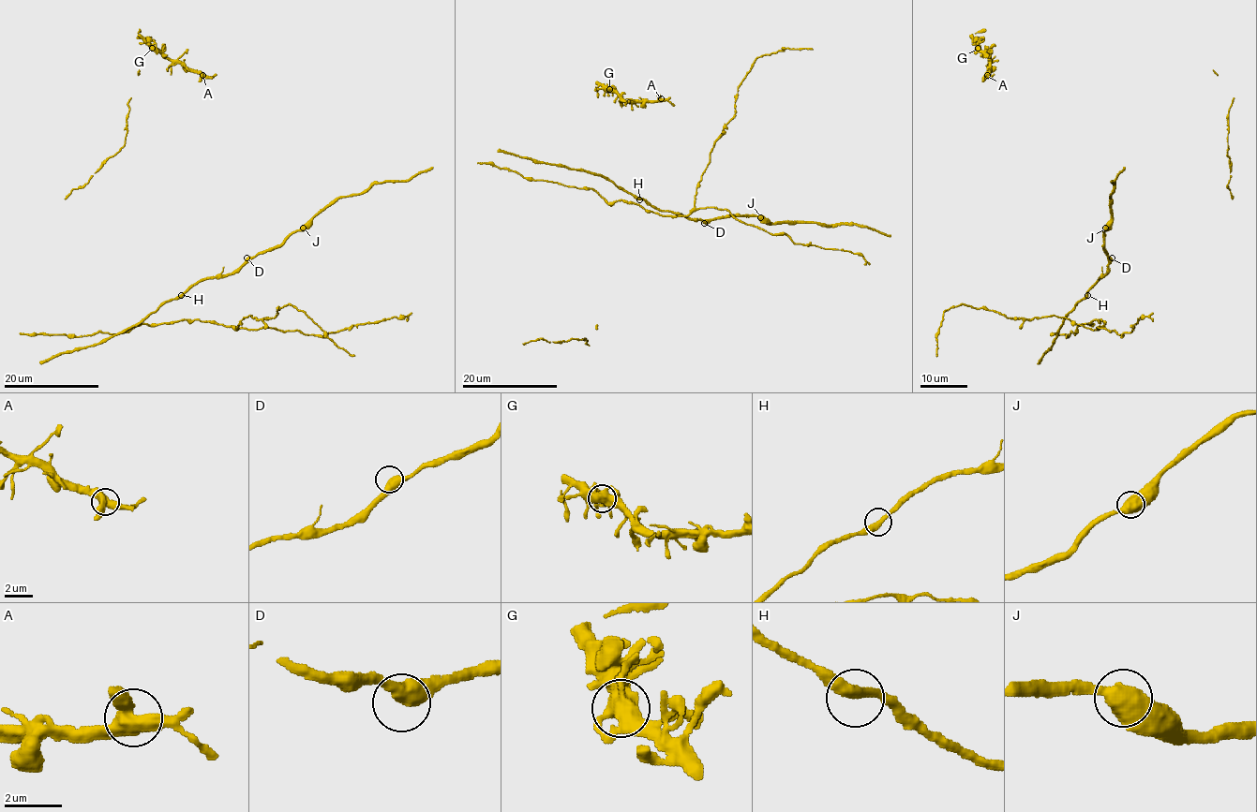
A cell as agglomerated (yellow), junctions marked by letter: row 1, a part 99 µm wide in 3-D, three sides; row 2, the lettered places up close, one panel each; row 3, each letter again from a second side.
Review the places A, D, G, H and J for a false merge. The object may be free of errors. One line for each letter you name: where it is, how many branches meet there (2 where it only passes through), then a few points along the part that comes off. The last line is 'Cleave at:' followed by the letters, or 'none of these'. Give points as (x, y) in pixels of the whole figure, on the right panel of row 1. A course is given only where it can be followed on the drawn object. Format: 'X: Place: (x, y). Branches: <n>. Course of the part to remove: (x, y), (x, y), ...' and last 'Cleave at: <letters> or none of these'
Cleave at: none of these

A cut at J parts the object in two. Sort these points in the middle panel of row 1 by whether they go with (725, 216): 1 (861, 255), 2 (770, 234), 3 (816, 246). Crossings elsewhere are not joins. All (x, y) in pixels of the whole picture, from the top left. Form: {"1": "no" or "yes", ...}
{"1": "yes", "2": "yes", "3": "yes"}

